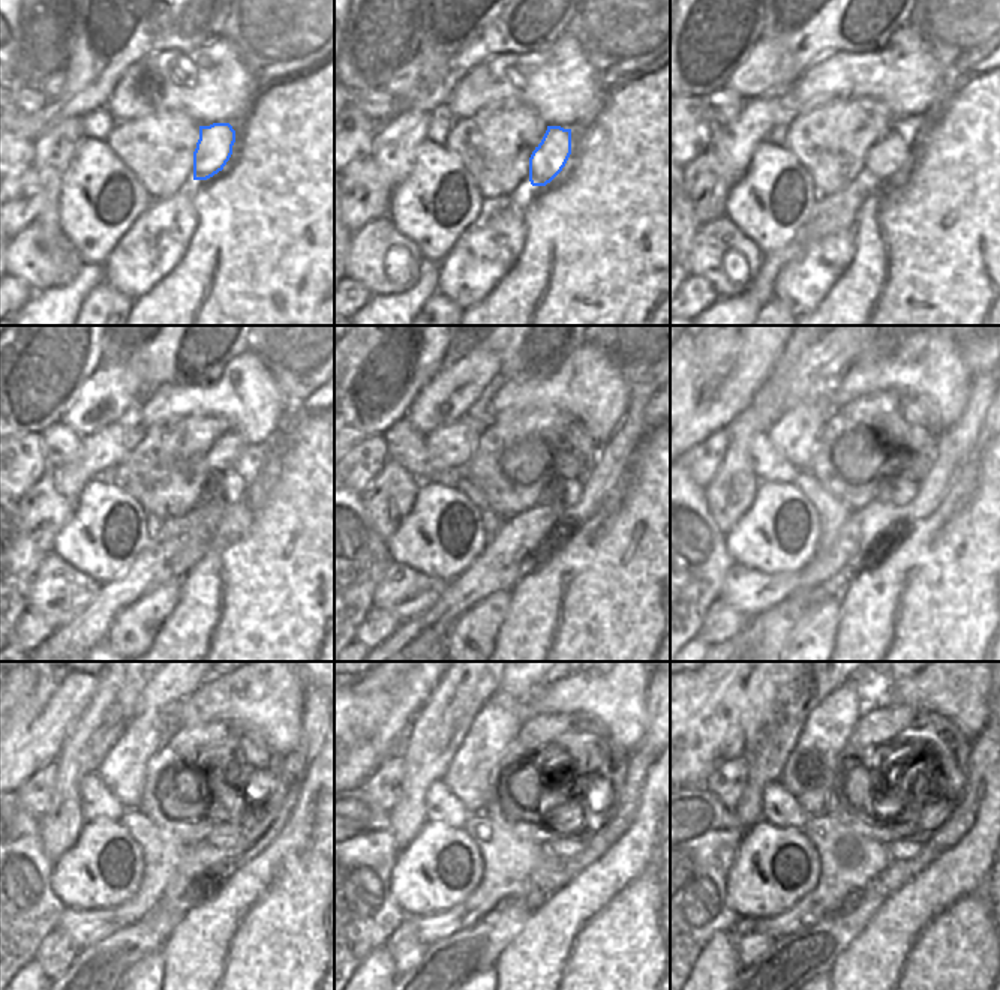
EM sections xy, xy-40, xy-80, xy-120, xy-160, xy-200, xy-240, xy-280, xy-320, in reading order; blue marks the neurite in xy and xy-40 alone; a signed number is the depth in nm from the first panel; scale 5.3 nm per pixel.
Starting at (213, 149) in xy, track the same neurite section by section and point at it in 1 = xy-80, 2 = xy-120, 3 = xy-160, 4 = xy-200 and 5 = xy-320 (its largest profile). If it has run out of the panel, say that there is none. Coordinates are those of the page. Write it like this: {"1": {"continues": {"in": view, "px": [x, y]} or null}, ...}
{"1": {"continues": {"in": "xy-80", "px": [886, 156]}}, "2": {"continues": {"in": "xy-120", "px": [233, 482]}}, "3": {"continues": {"in": "xy-160", "px": [571, 489]}}, "4": {"continues": {"in": "xy-200", "px": [903, 491]}}, "5": {"continues": {"in": "xy-320", "px": [901, 849]}}}

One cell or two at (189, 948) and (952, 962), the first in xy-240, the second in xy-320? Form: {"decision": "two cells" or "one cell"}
{"decision": "one cell"}

